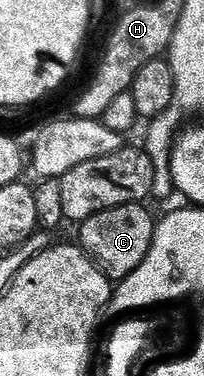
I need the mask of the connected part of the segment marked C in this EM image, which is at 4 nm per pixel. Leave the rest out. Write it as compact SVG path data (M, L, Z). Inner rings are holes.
M144 203L124 204L115 206L111 210L103 210L91 214L91 218L80 221L81 240L79 246L93 259L97 268L110 281L120 282L138 268L147 258L153 245L153 235L157 229L155 216L145 209Z

